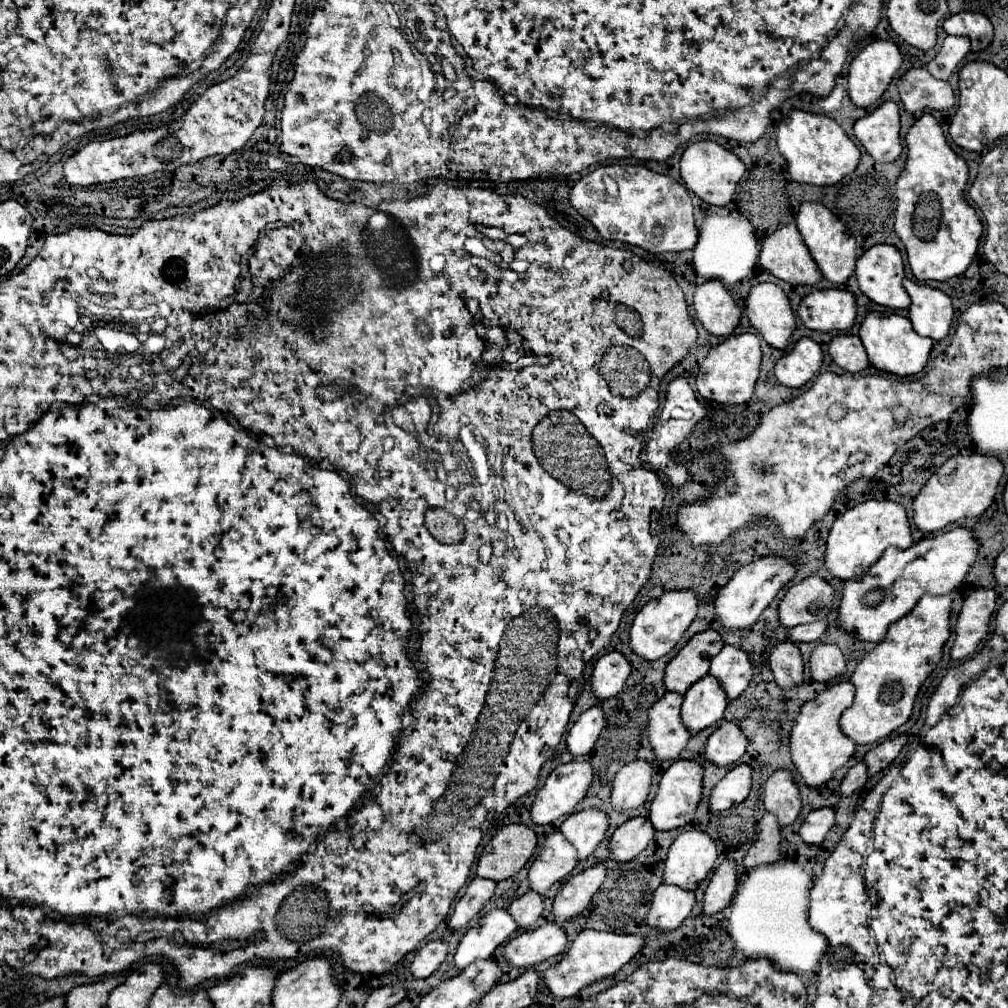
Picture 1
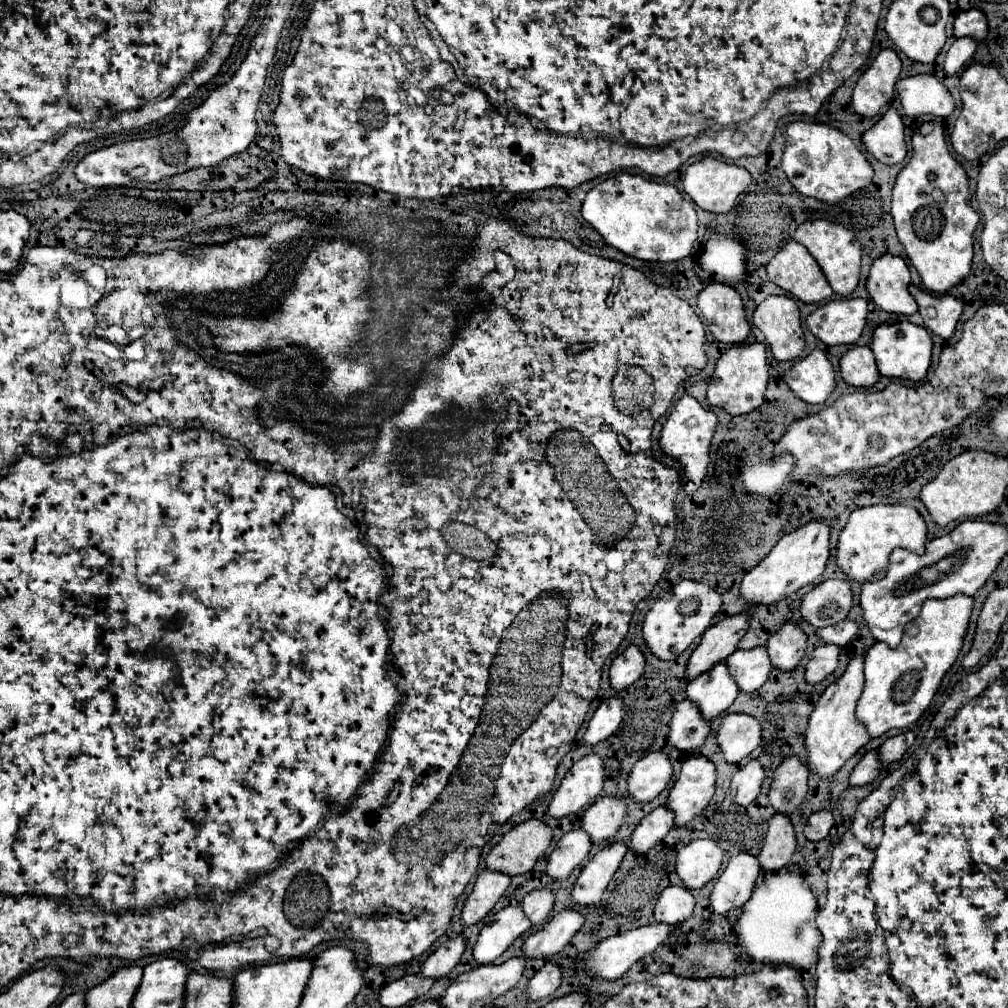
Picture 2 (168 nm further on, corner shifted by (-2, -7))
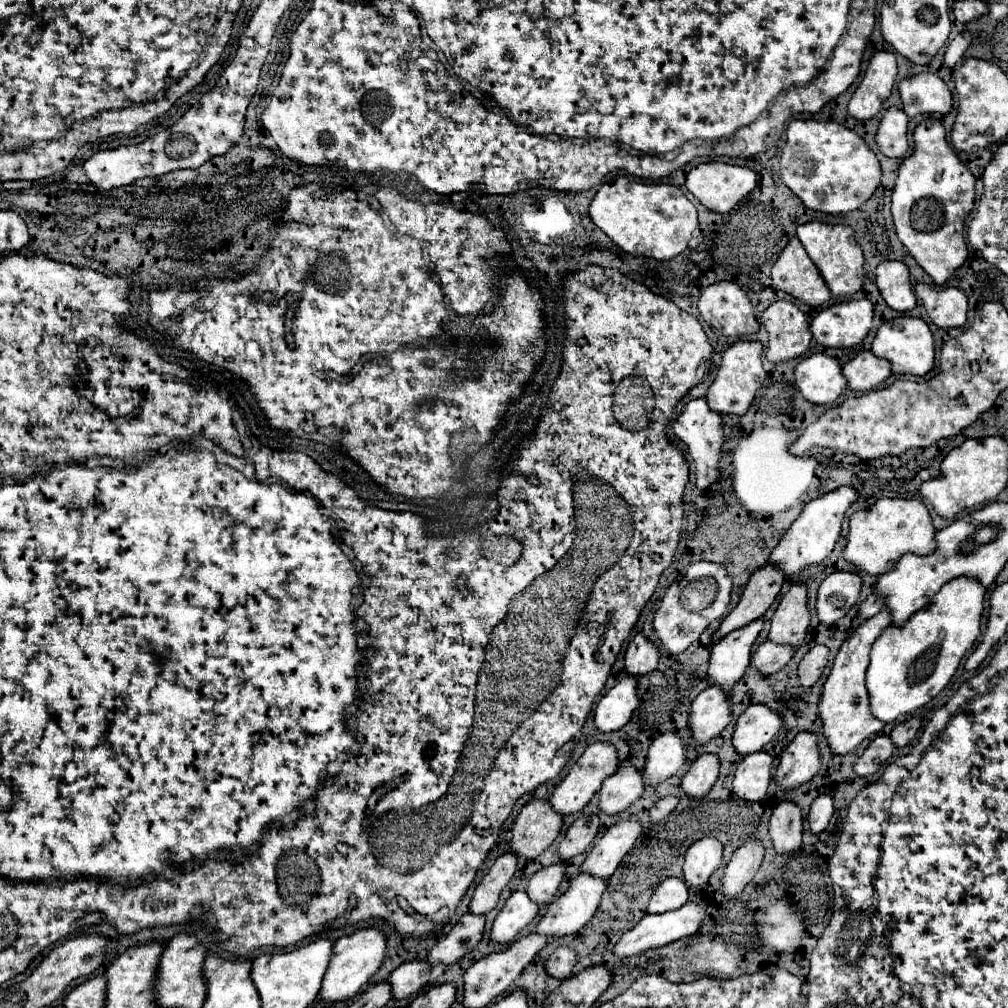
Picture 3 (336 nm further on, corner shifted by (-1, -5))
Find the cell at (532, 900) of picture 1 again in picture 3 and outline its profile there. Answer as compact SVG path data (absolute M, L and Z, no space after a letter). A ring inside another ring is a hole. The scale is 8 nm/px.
M561 863L543 867L539 873L535 873L527 885L527 895L531 897L531 901L535 901L539 907L547 907L555 899L563 875L565 869Z

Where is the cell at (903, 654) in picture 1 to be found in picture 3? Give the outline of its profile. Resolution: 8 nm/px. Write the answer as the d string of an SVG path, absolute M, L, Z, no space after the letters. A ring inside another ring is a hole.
M959 577L951 583L943 585L939 593L929 601L927 607L919 609L903 627L889 625L873 643L871 649L871 663L867 667L867 691L869 691L869 707L871 713L883 721L885 725L895 723L899 717L905 717L919 707L927 705L953 677L957 671L961 657L973 647L975 639L979 637L981 613L983 613L983 599L985 599L983 585L975 579Z

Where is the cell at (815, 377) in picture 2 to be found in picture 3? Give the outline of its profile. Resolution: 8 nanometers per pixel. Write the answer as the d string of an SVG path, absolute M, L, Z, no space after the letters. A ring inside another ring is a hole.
M823 353L801 359L795 367L795 383L801 395L811 403L835 403L847 387L841 365Z

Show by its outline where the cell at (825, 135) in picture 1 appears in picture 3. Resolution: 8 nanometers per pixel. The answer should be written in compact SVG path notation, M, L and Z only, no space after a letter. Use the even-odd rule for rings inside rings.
M791 121L781 153L781 175L809 209L839 215L859 209L875 193L881 165L857 133L835 121Z

